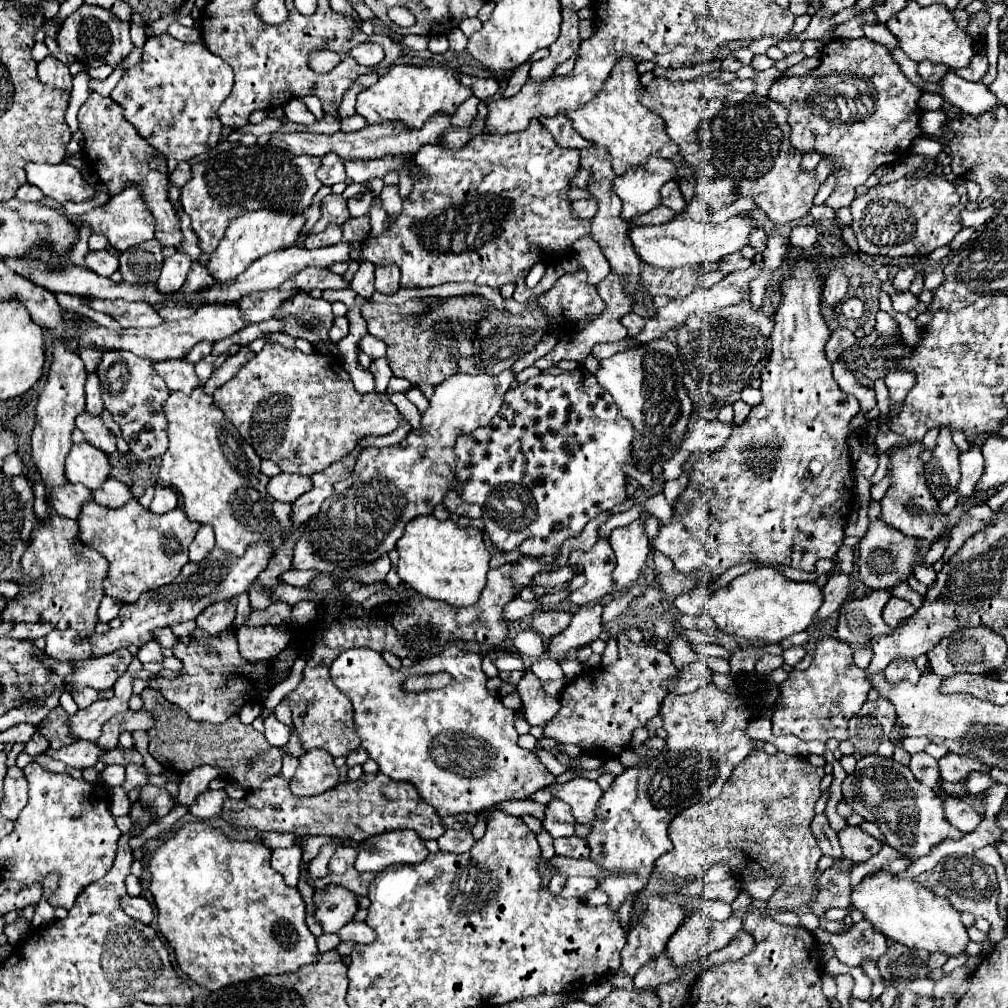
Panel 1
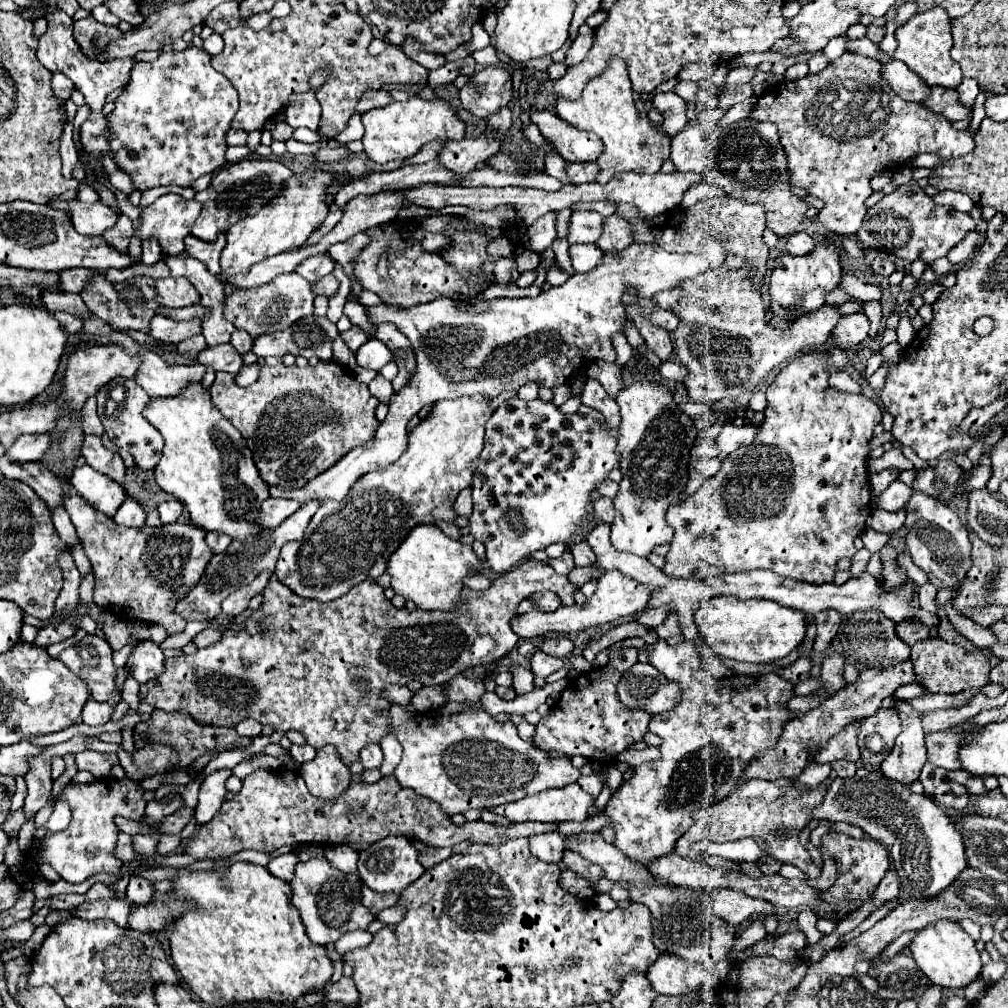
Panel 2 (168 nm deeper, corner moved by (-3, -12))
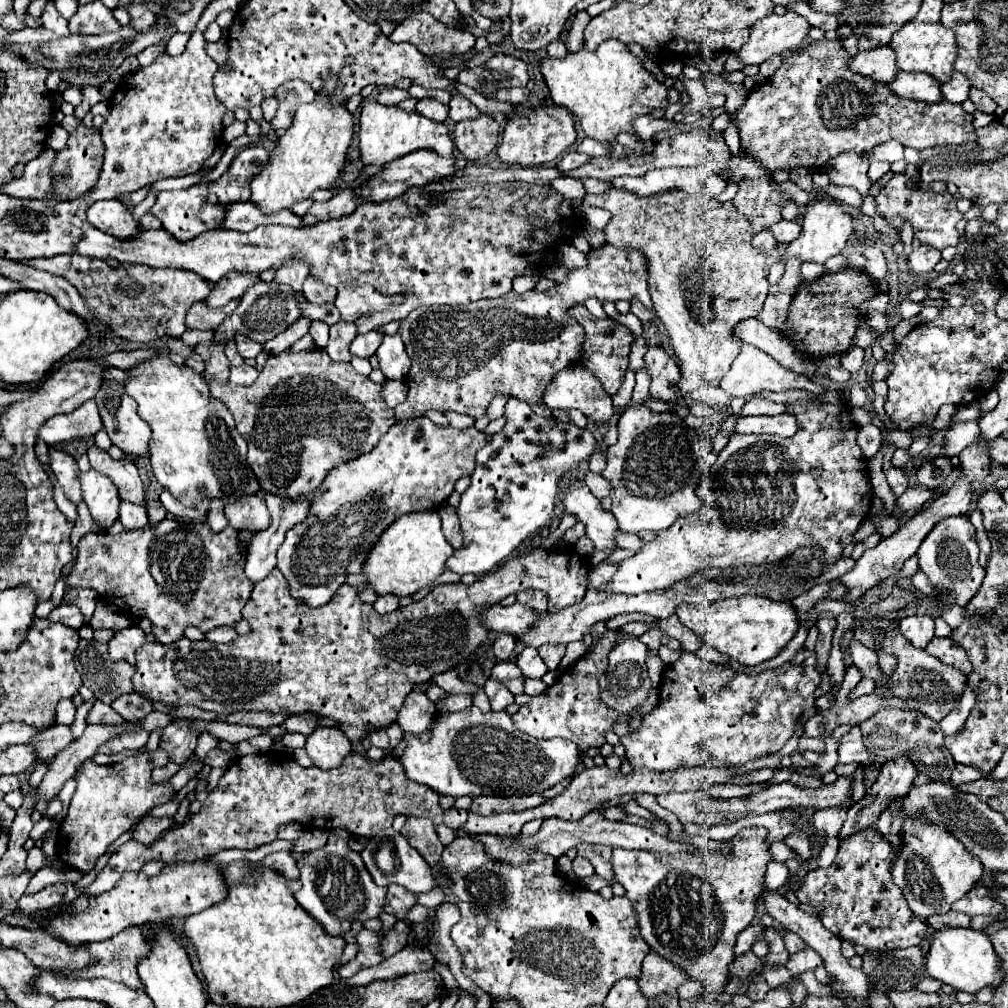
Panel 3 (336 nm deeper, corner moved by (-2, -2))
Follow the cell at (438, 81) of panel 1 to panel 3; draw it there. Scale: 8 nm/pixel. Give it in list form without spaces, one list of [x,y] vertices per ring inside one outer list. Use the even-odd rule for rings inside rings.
[[[376,101],[364,103],[360,111],[360,159],[366,165],[386,165],[410,151],[416,149],[434,149],[442,157],[450,157],[454,151],[454,141],[448,123],[436,123],[428,117],[414,113],[406,113],[396,105],[380,105]]]

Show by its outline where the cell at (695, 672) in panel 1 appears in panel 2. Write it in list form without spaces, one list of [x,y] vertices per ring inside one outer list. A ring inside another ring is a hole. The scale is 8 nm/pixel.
[[[635,663],[629,671],[621,675],[621,681],[617,683],[617,699],[627,707],[627,709],[641,709],[651,715],[665,713],[677,703],[677,695],[681,695],[681,689],[677,685],[669,683],[661,671],[657,671],[649,663]]]

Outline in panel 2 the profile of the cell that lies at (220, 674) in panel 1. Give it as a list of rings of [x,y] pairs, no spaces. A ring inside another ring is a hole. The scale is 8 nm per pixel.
[[[527,559],[525,563],[517,565],[513,571],[507,571],[507,573],[501,573],[497,579],[493,579],[491,587],[485,589],[485,591],[473,591],[473,589],[465,589],[461,591],[461,601],[457,605],[455,611],[423,611],[423,609],[415,609],[415,611],[407,611],[407,609],[395,609],[391,605],[391,601],[387,601],[383,597],[383,589],[373,581],[373,579],[367,579],[367,581],[361,581],[357,585],[353,585],[353,589],[345,595],[345,597],[339,597],[335,601],[327,601],[327,603],[319,603],[319,601],[305,601],[303,597],[297,597],[293,591],[289,591],[283,583],[279,583],[275,577],[269,581],[269,585],[263,589],[263,603],[261,607],[245,621],[245,629],[241,631],[231,631],[231,629],[225,629],[223,633],[223,639],[211,647],[205,647],[205,649],[199,649],[197,653],[193,655],[179,655],[179,657],[173,657],[173,659],[165,659],[165,671],[161,675],[157,675],[155,679],[143,683],[139,687],[139,699],[149,703],[151,707],[157,707],[157,709],[163,709],[163,711],[187,711],[193,719],[203,719],[207,721],[209,725],[219,725],[219,727],[233,727],[235,723],[251,717],[255,721],[259,721],[261,725],[271,725],[275,731],[289,731],[289,729],[295,729],[299,733],[303,733],[307,737],[307,743],[315,749],[321,749],[325,745],[335,745],[341,759],[345,761],[345,765],[351,765],[355,761],[359,761],[359,751],[369,745],[369,743],[381,743],[381,739],[385,735],[391,733],[391,715],[389,715],[389,707],[391,707],[391,701],[383,695],[383,691],[389,687],[389,685],[407,685],[409,681],[413,679],[419,679],[423,685],[445,685],[447,681],[451,681],[455,675],[463,673],[465,669],[471,669],[475,665],[481,665],[481,663],[493,663],[501,657],[505,657],[519,641],[519,637],[515,633],[511,633],[511,619],[515,617],[517,613],[517,605],[537,593],[537,591],[543,591],[543,589],[549,589],[553,593],[559,595],[561,599],[561,605],[575,605],[575,599],[573,595],[577,593],[577,587],[567,579],[567,575],[557,575],[547,563],[541,563],[541,561],[535,561],[535,559]],[[356,677],[362,677],[367,683],[365,690],[359,691],[353,683]]]

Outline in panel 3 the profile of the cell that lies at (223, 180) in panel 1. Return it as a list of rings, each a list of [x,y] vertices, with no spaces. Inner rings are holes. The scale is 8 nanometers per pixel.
[[[244,147],[226,169],[226,173],[210,183],[210,191],[222,205],[234,201],[250,201],[250,183],[268,165],[268,159],[270,153],[264,147]]]

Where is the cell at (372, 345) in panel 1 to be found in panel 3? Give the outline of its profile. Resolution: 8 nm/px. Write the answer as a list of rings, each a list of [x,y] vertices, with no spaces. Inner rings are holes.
[[[368,331],[366,335],[358,335],[352,341],[350,353],[356,355],[356,357],[366,357],[368,359],[368,357],[372,357],[376,353],[380,341],[382,341],[382,335],[378,331]]]

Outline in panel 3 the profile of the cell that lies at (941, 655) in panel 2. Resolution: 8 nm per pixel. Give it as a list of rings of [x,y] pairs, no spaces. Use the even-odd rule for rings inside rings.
[[[934,637],[934,639],[928,643],[926,651],[928,651],[932,657],[940,659],[942,663],[956,667],[956,669],[962,671],[964,675],[970,675],[970,673],[972,673],[972,663],[970,663],[970,659],[968,659],[968,653],[966,653],[958,643],[954,643],[950,637],[944,637],[944,639]]]

